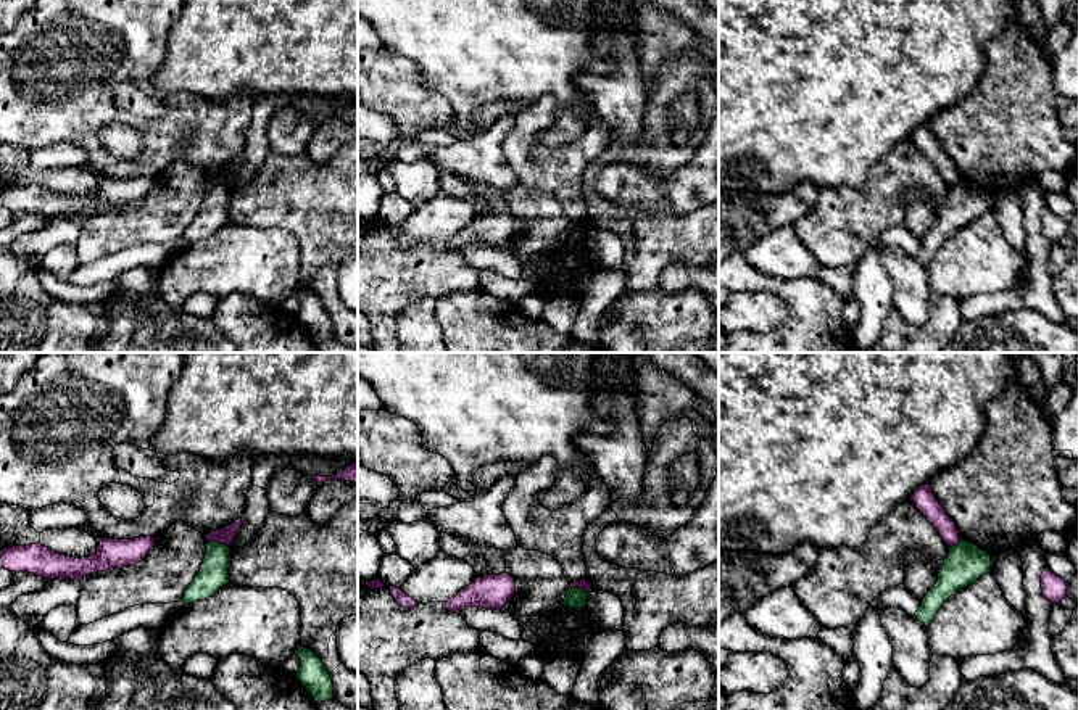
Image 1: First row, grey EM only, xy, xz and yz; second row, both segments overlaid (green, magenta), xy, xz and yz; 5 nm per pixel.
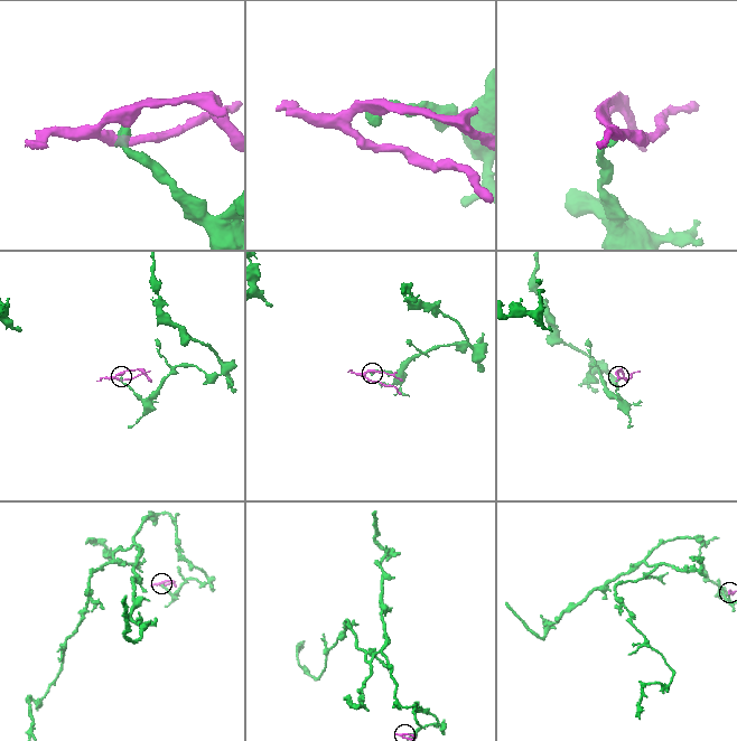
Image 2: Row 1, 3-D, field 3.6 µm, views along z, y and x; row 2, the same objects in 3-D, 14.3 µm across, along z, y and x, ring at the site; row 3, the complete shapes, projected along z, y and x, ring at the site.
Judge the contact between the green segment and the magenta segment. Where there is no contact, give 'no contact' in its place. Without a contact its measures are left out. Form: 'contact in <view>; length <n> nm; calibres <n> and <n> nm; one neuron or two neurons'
contact in xy; length 110 nm; calibres 150 and 80 nm; two neurons

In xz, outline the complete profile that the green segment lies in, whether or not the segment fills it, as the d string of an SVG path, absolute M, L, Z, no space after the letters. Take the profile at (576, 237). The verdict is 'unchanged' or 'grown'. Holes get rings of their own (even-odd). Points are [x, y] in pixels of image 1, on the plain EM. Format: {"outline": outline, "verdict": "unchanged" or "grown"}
{"outline": "M569 227L562 245L572 246L572 248L585 248L588 238L588 232L578 227Z", "verdict": "unchanged"}

